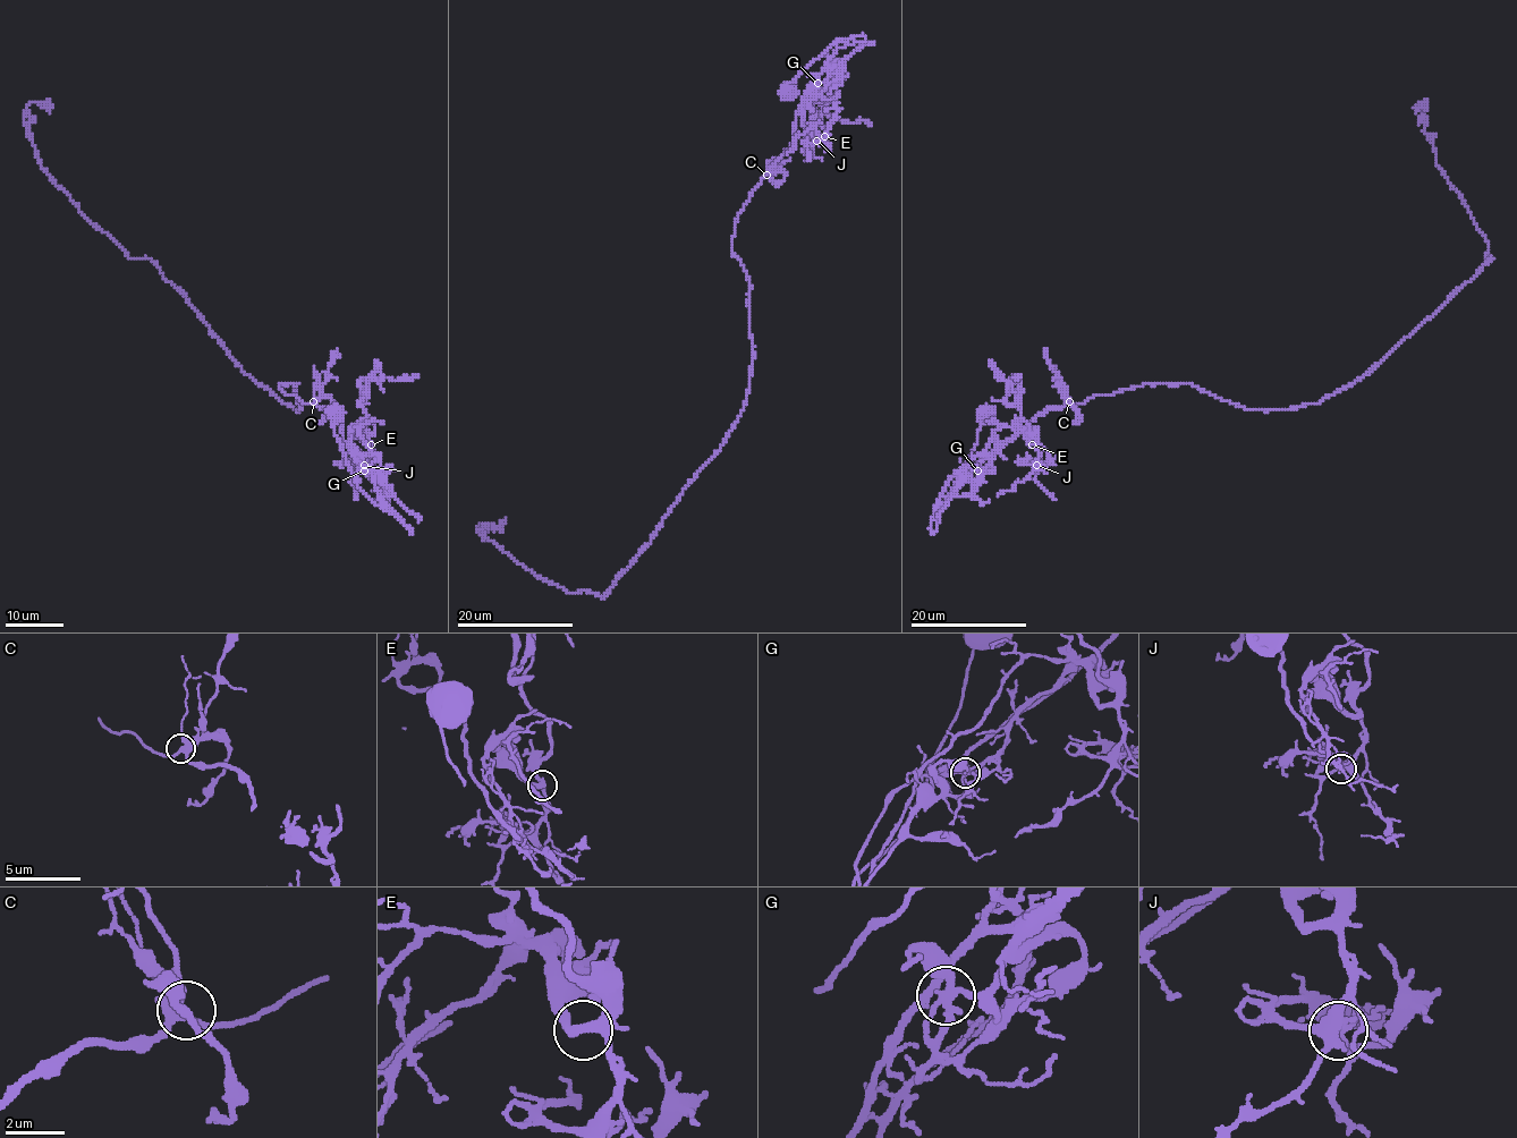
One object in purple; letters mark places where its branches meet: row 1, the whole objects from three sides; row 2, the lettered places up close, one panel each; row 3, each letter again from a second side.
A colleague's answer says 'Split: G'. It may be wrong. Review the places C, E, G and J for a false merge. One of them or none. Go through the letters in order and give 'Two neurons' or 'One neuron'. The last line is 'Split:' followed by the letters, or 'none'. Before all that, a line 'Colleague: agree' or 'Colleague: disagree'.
Colleague: agree
C: One neuron
E: One neuron
G: Two neurons
J: One neuron
Split: G

